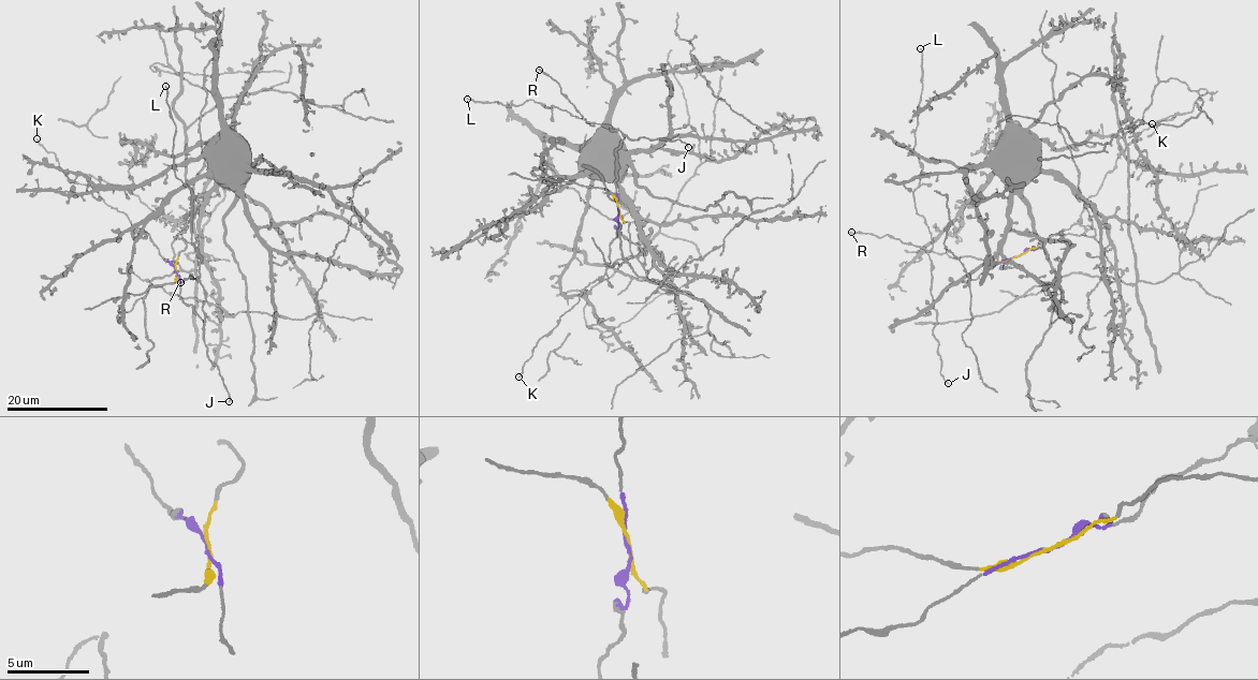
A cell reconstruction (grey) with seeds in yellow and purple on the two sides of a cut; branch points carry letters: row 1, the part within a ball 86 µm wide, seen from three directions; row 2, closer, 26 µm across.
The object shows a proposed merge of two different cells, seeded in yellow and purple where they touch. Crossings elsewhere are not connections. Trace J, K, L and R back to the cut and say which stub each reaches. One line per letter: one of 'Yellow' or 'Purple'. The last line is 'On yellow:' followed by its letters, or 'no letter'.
J: Purple
K: Purple
L: Purple
R: Purple
On yellow: no letter

